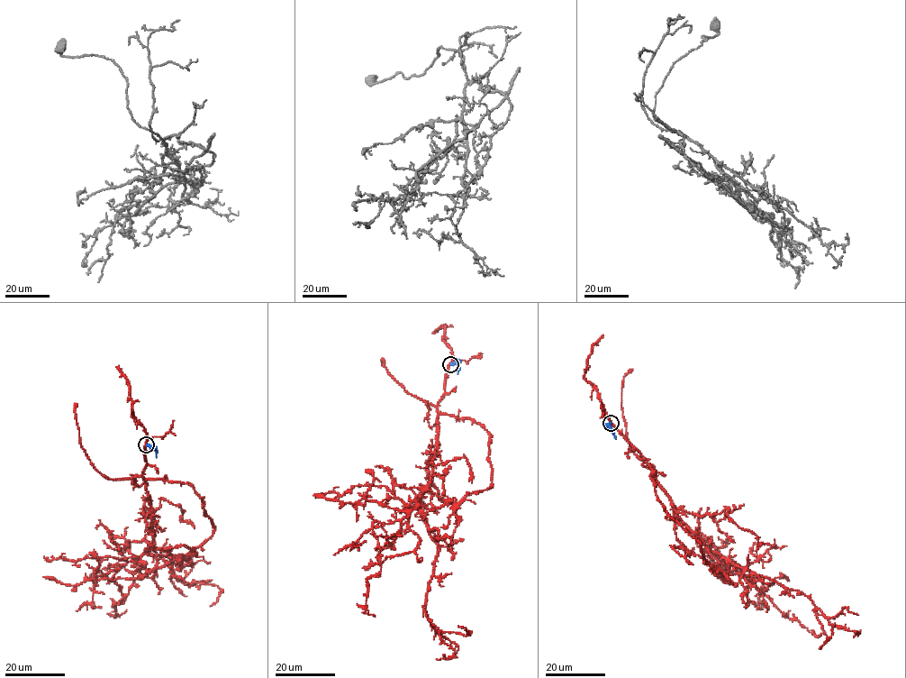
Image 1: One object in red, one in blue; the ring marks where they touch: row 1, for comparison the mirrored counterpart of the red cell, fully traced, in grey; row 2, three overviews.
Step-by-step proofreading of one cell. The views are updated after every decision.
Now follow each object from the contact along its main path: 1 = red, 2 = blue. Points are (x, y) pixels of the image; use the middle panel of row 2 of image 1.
1: (450, 364), (437, 408), (483, 426), (490, 488), (458, 502), (405, 511), (366, 499), (313, 495)
2: (450, 364), (457, 363), (457, 374)

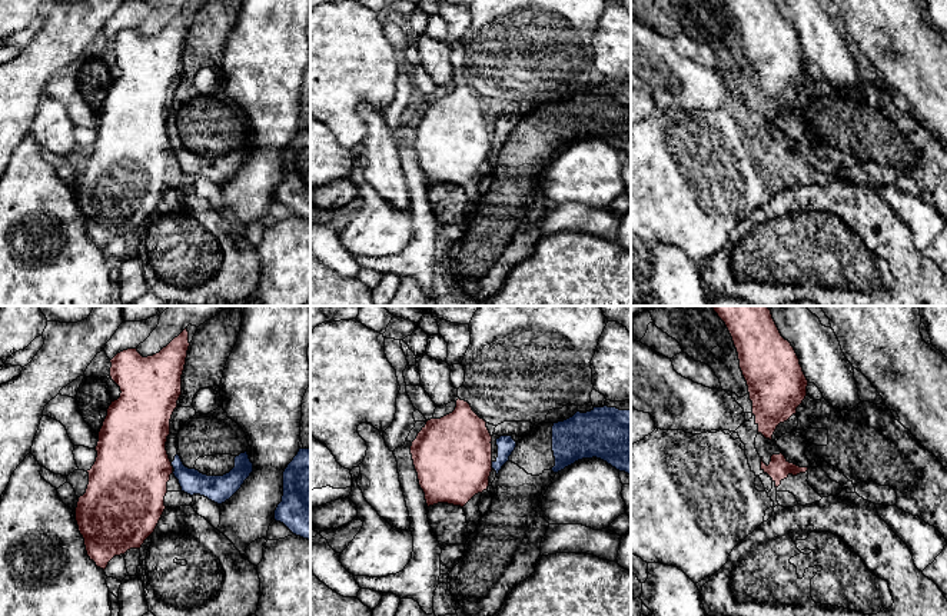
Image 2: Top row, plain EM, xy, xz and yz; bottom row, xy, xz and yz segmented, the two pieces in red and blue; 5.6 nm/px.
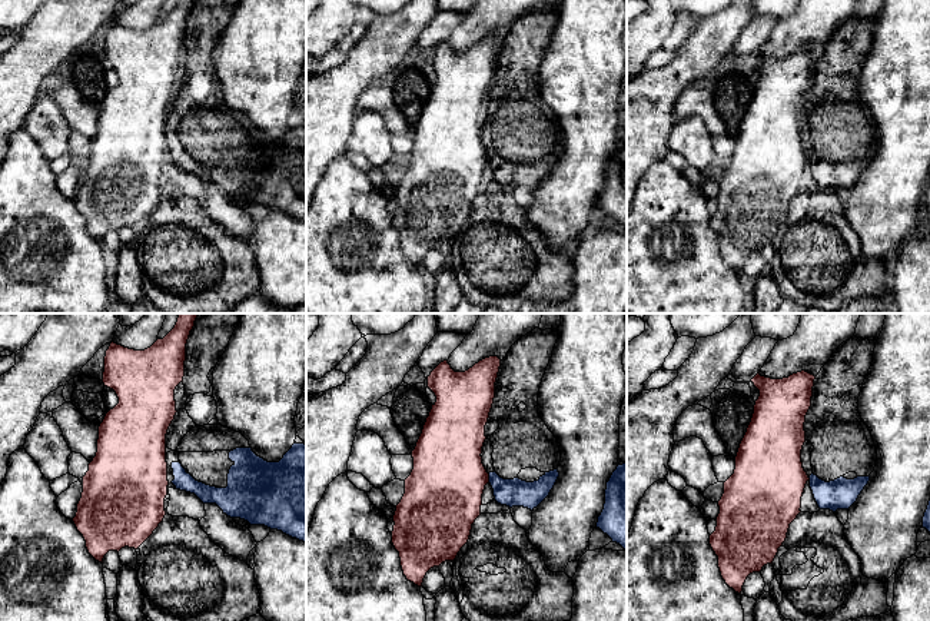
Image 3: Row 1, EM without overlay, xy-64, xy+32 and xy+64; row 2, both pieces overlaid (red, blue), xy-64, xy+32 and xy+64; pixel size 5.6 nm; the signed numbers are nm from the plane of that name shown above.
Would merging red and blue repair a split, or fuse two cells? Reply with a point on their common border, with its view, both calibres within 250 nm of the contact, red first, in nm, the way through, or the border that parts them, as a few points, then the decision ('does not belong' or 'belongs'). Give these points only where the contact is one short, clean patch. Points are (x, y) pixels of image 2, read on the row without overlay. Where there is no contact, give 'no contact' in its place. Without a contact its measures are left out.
meets red in xy at (170, 145); 440 nm thick on the red side, 140 nm on the other; border along xy (170, 142), (173, 147); does not belong

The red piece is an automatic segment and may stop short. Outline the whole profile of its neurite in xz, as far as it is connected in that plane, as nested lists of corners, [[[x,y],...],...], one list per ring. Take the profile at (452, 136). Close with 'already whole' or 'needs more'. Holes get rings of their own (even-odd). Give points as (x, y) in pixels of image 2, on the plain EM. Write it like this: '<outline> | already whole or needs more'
[[[461,79],[452,93],[426,101],[412,121],[411,134],[428,187],[438,183],[463,187],[475,174],[488,169],[492,151],[491,121],[486,101]]] | already whole

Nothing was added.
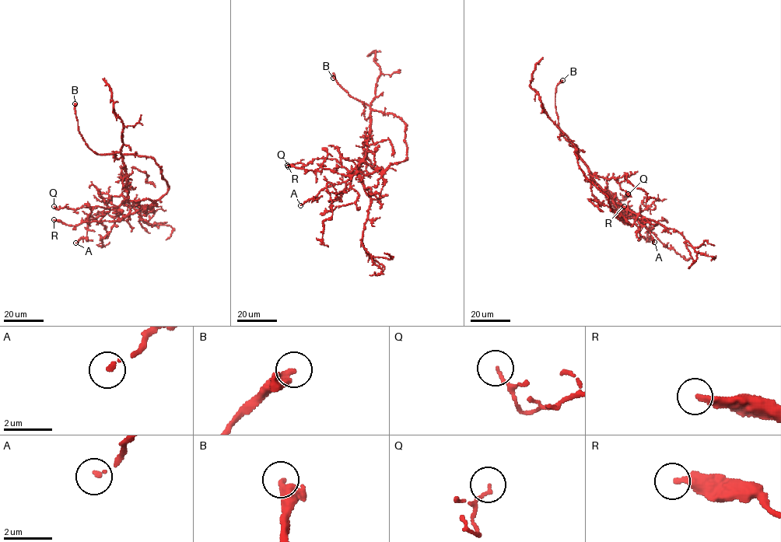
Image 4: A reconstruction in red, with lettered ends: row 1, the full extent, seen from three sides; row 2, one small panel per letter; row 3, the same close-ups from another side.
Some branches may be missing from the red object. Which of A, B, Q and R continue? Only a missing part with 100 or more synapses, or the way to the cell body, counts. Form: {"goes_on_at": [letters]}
{"goes_on_at": ["B"]}

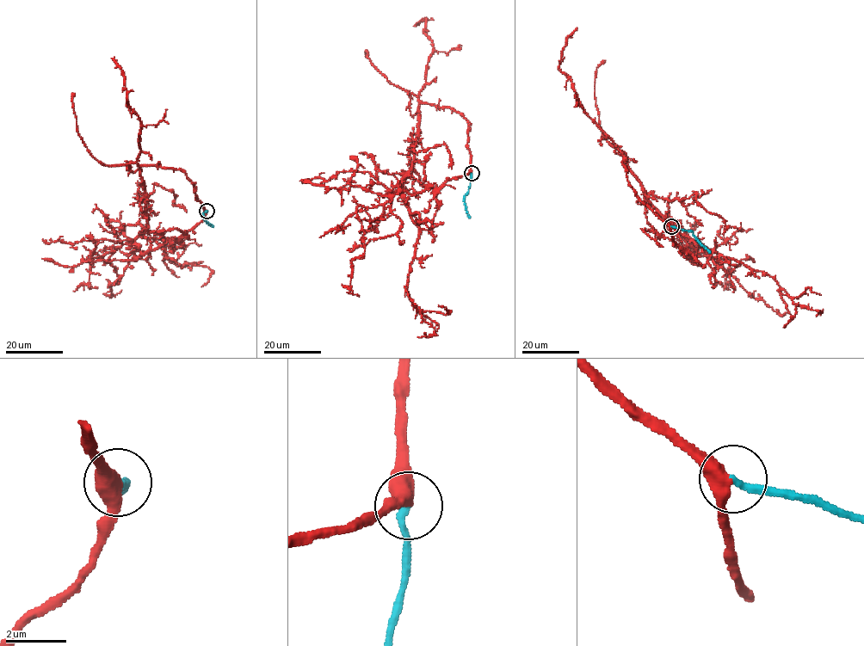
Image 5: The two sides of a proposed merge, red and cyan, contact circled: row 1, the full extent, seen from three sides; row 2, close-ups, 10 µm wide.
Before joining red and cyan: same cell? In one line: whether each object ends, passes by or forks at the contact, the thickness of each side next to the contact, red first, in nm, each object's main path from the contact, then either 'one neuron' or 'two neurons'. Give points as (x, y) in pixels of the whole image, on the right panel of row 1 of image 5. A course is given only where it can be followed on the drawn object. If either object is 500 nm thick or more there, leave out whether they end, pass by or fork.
red passes by | cyan ends | 480/240 nm | red via (671, 225), (636, 195), (623, 154), (647, 200), (674, 230), (767, 273), (785, 290), (796, 312), (783, 328) | cyan via (671, 225), (690, 230), (710, 251) | one neuron

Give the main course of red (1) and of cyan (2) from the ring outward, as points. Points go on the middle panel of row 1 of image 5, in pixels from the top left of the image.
1: (472, 173), (464, 116), (421, 103), (400, 192), (419, 230), (407, 290), (416, 306), (448, 313), (438, 304)
2: (472, 173), (464, 203), (470, 218)

